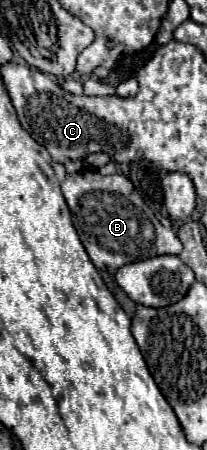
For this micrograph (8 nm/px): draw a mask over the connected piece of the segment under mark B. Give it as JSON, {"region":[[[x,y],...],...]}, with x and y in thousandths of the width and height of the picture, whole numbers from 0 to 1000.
{"region":[[[386,378],[319,391],[300,431],[348,471],[377,524],[473,600],[551,609],[580,591],[783,564],[870,564],[879,538],[831,507],[773,498],[638,404],[589,387],[493,391],[464,378]]]}

